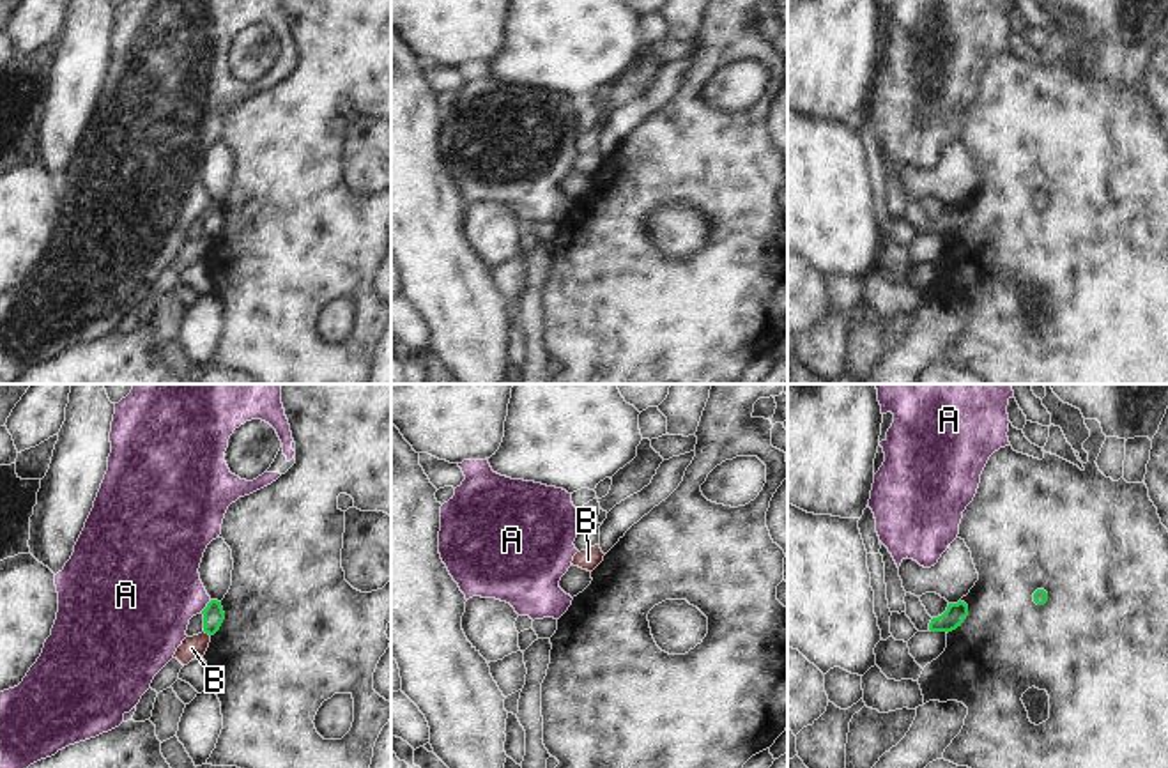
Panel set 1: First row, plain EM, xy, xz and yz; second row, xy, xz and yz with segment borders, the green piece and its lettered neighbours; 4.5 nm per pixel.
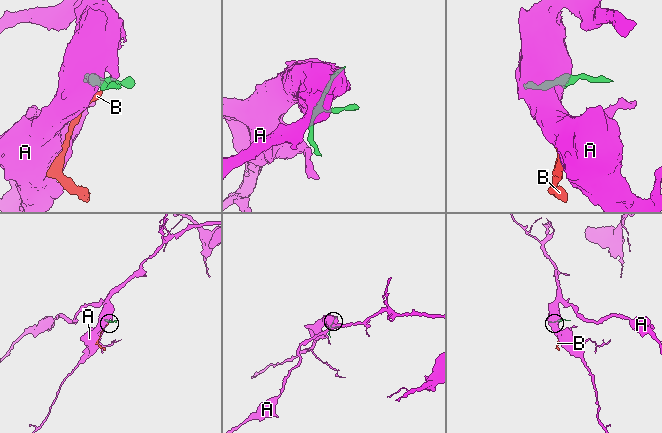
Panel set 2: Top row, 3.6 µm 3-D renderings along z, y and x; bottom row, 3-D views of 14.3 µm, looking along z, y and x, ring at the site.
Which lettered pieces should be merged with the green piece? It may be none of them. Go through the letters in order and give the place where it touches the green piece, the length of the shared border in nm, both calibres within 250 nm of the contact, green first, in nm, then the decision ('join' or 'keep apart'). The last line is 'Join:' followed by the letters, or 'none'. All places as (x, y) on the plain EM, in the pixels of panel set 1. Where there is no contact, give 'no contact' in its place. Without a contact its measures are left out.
A: contact xy (207, 209); length 80 nm; calibres 100 and 400 nm; keep apart
B: contact xy (207, 236); length 40 nm; calibres 100 and 110 nm; keep apart
Join: none

